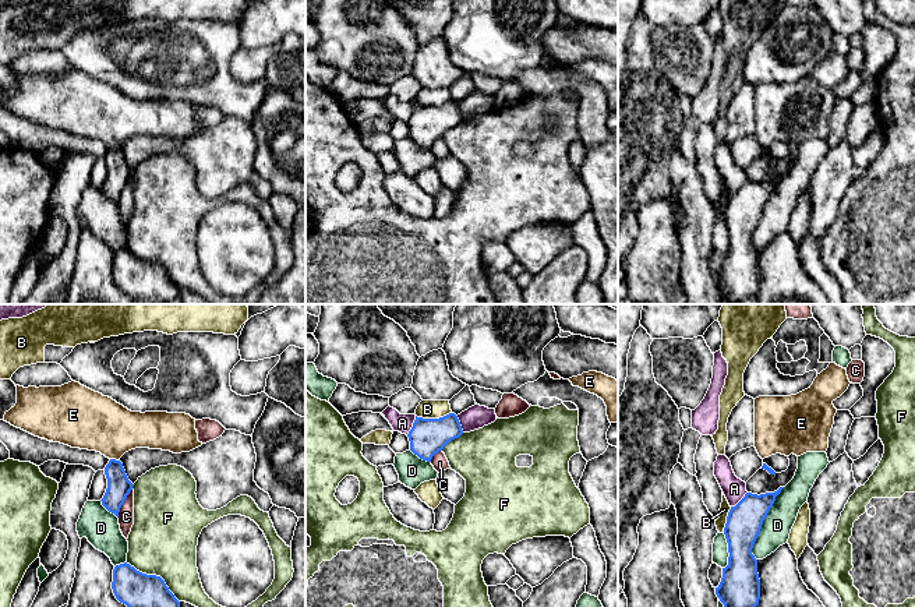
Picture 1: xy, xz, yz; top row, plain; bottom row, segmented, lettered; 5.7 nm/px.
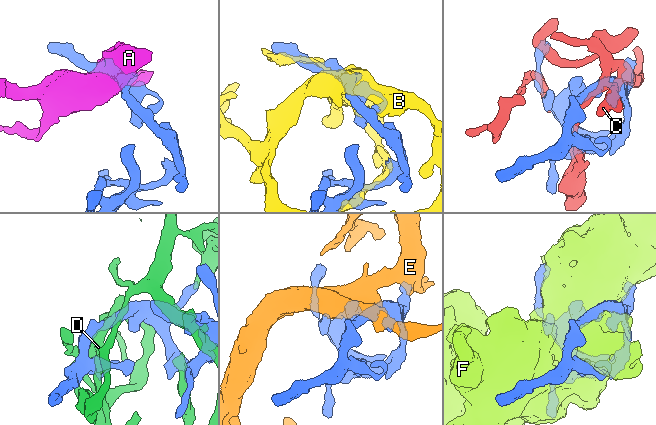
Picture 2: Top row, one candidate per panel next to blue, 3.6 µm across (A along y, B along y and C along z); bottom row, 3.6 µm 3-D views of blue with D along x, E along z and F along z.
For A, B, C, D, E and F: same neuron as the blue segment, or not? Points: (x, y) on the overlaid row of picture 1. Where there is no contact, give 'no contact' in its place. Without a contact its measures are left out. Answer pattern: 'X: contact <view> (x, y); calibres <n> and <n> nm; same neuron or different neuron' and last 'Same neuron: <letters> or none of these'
A: contact xz (413, 426); calibres 220 and 110 nm; different neuron
B: contact xz (433, 419); calibres 220 and 110 nm; different neuron
C: contact xy (123, 503); calibres 140 and 100 nm; different neuron
D: contact yz (762, 523); calibres 200 and 170 nm; different neuron
E: contact xy (115, 459); calibres 140 and 320 nm; same neuron
F: contact xy (155, 575); calibres 200 and 400 nm; different neuron
Same neuron: E

